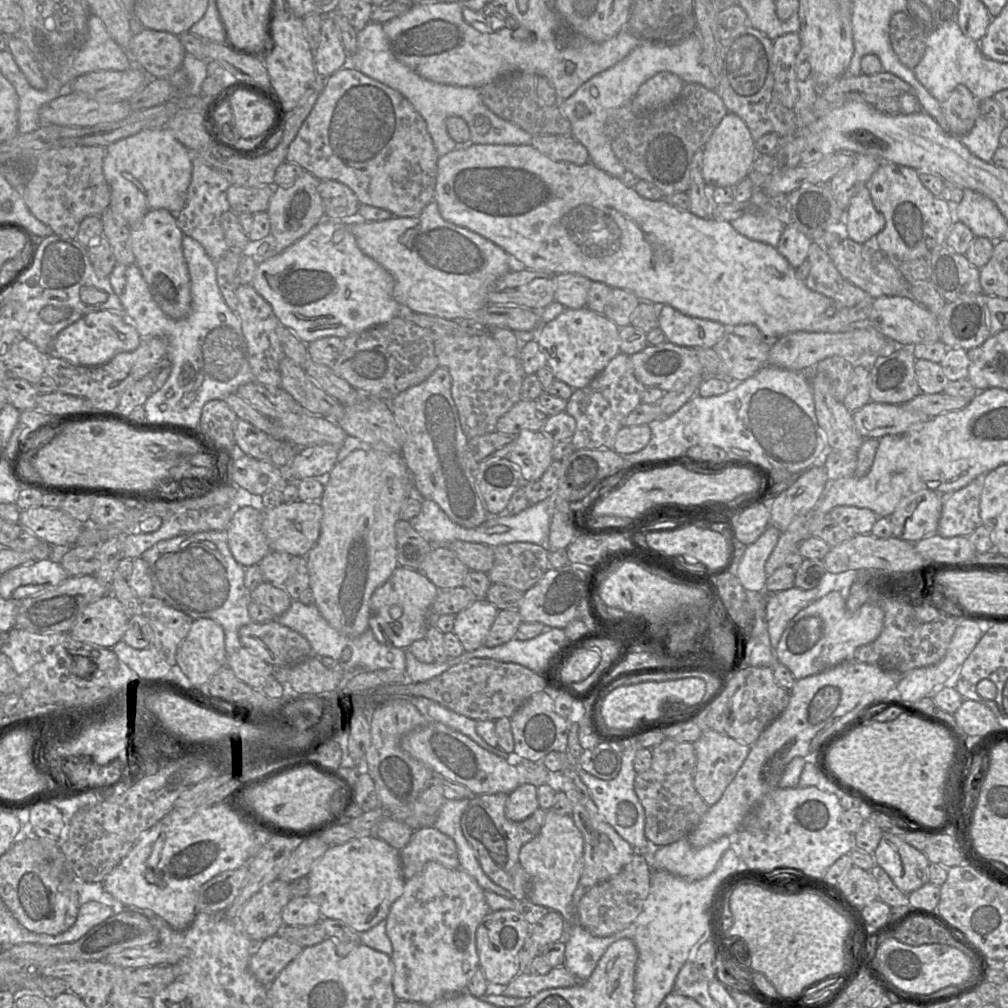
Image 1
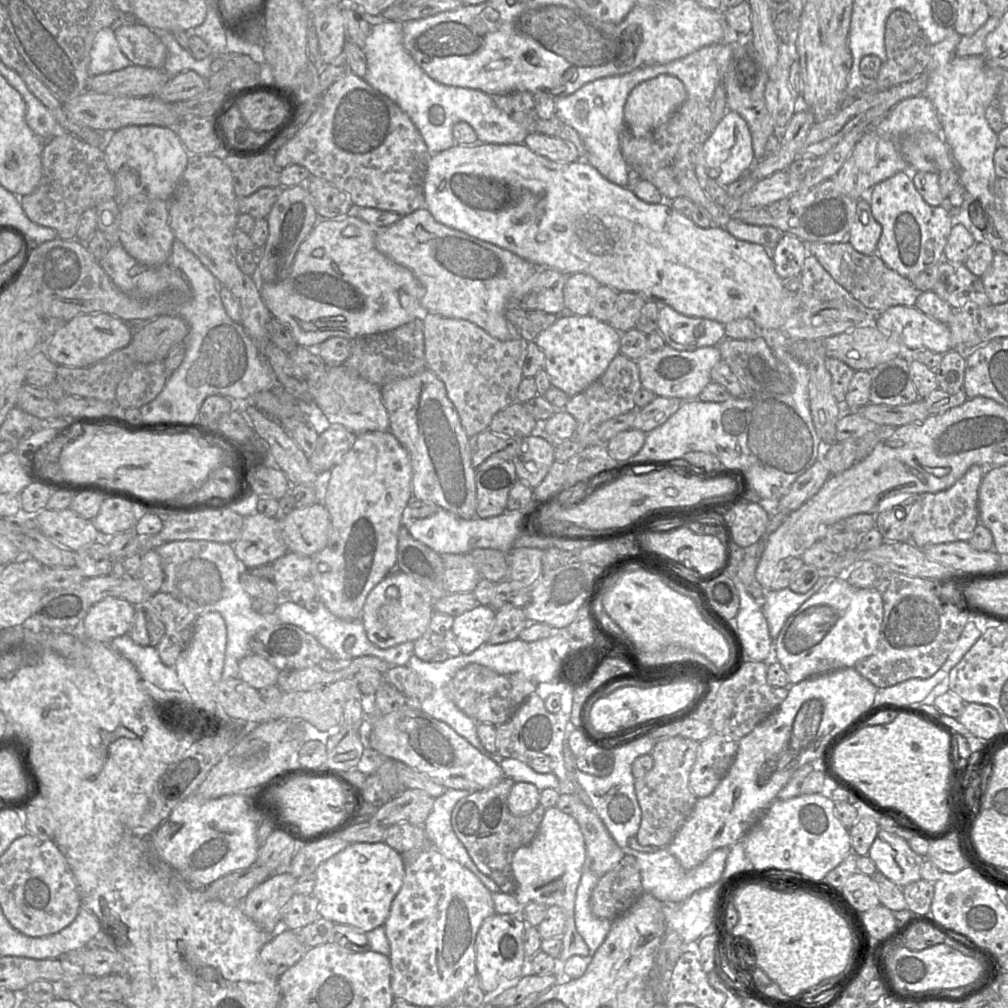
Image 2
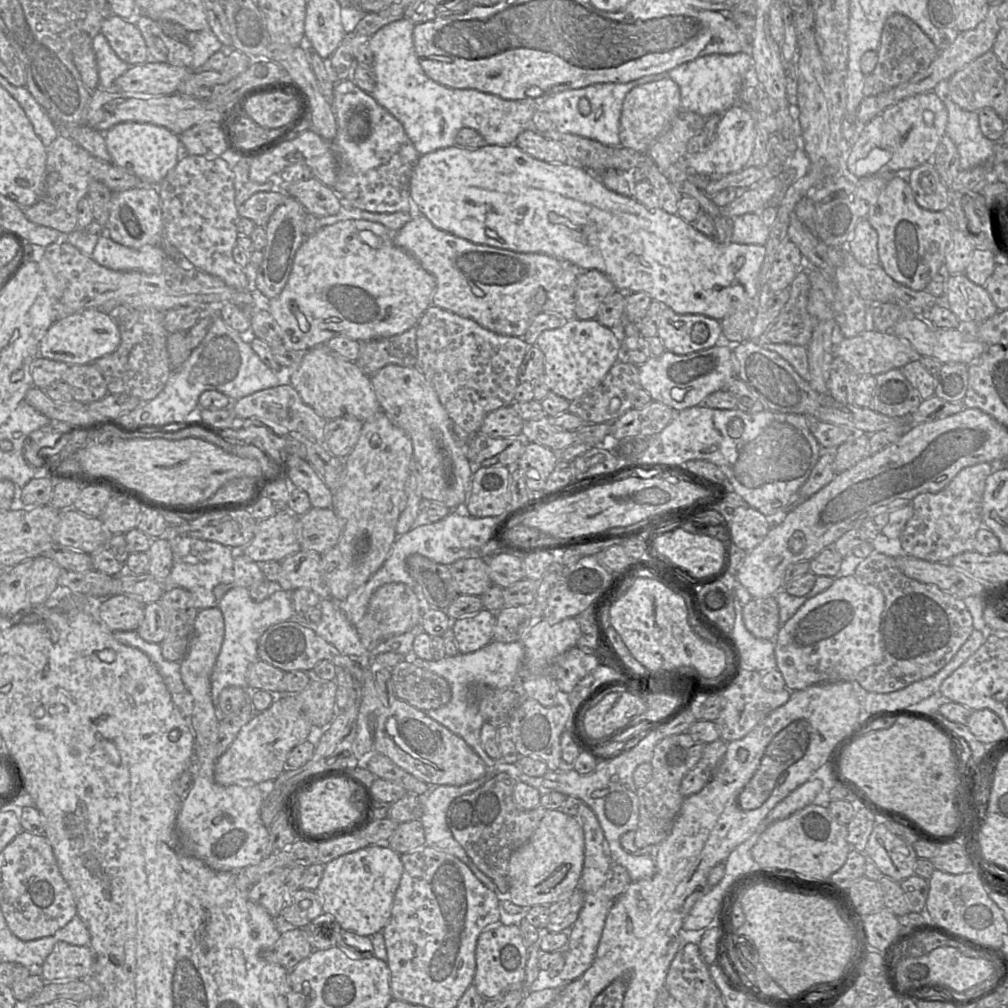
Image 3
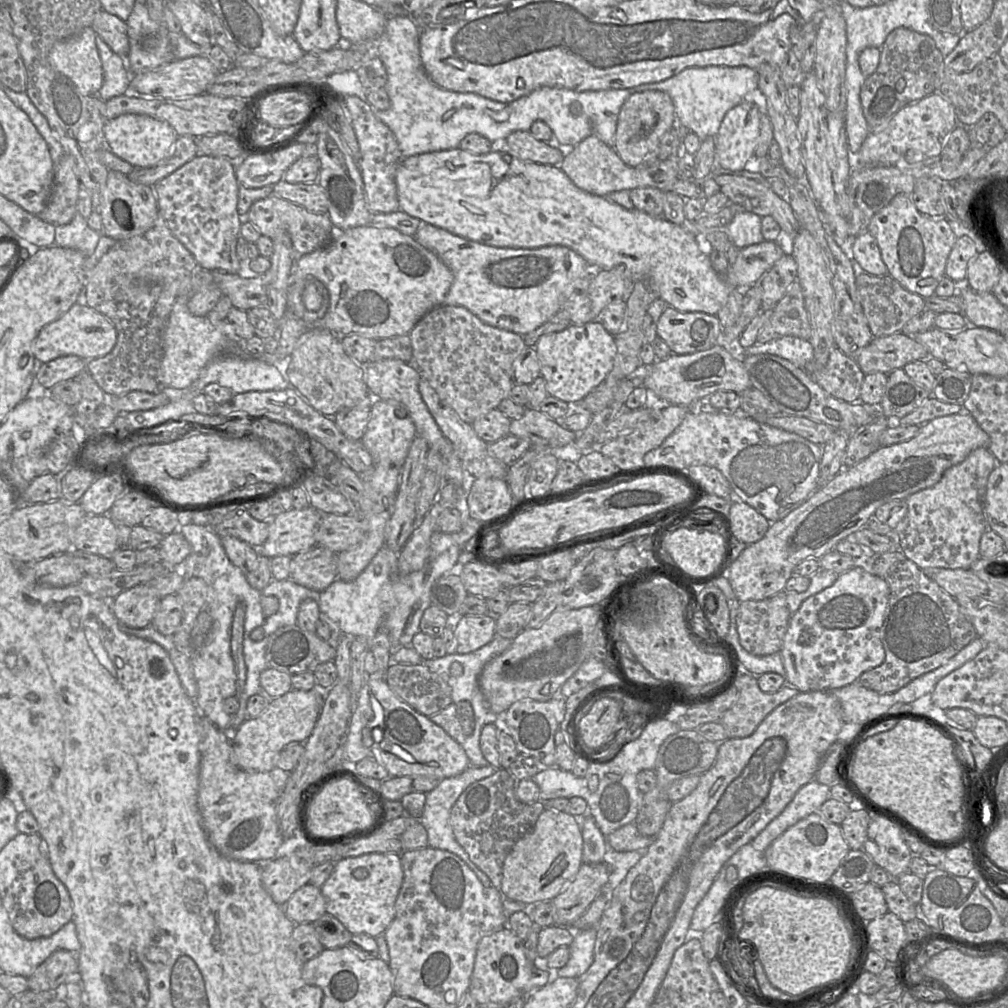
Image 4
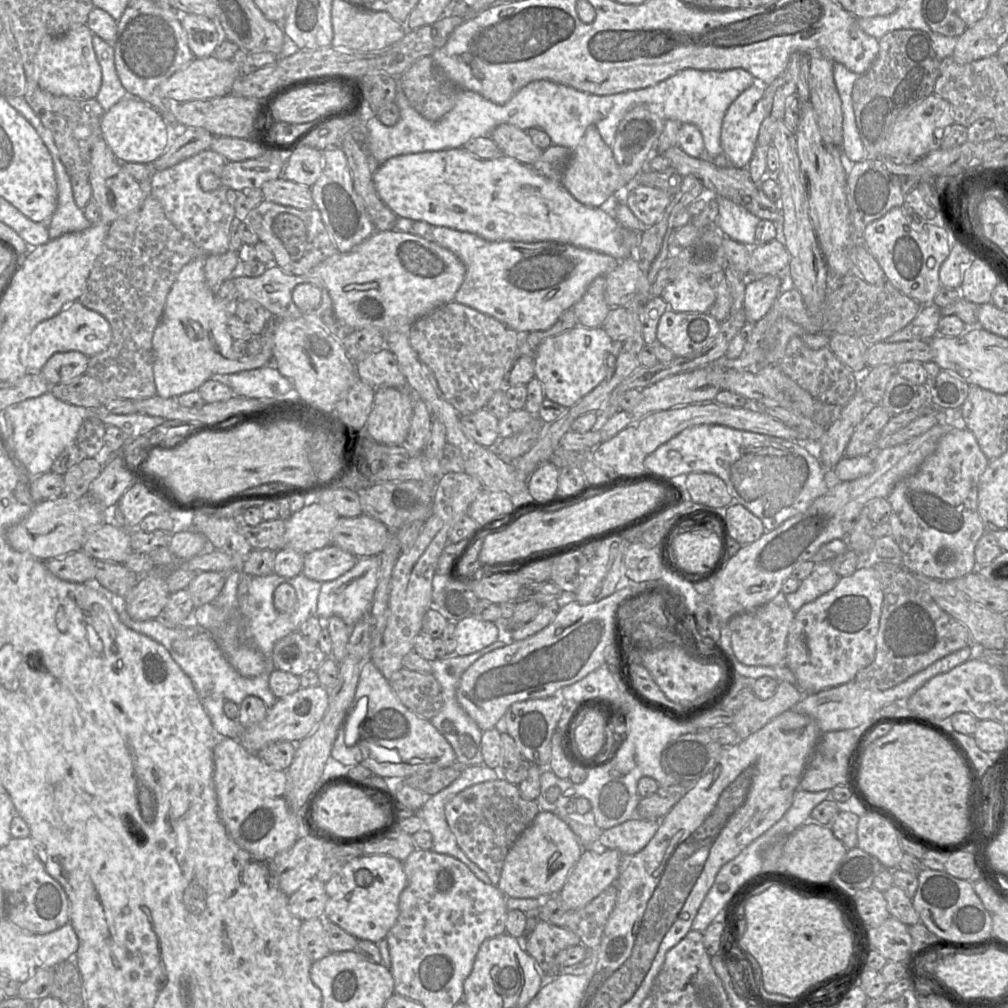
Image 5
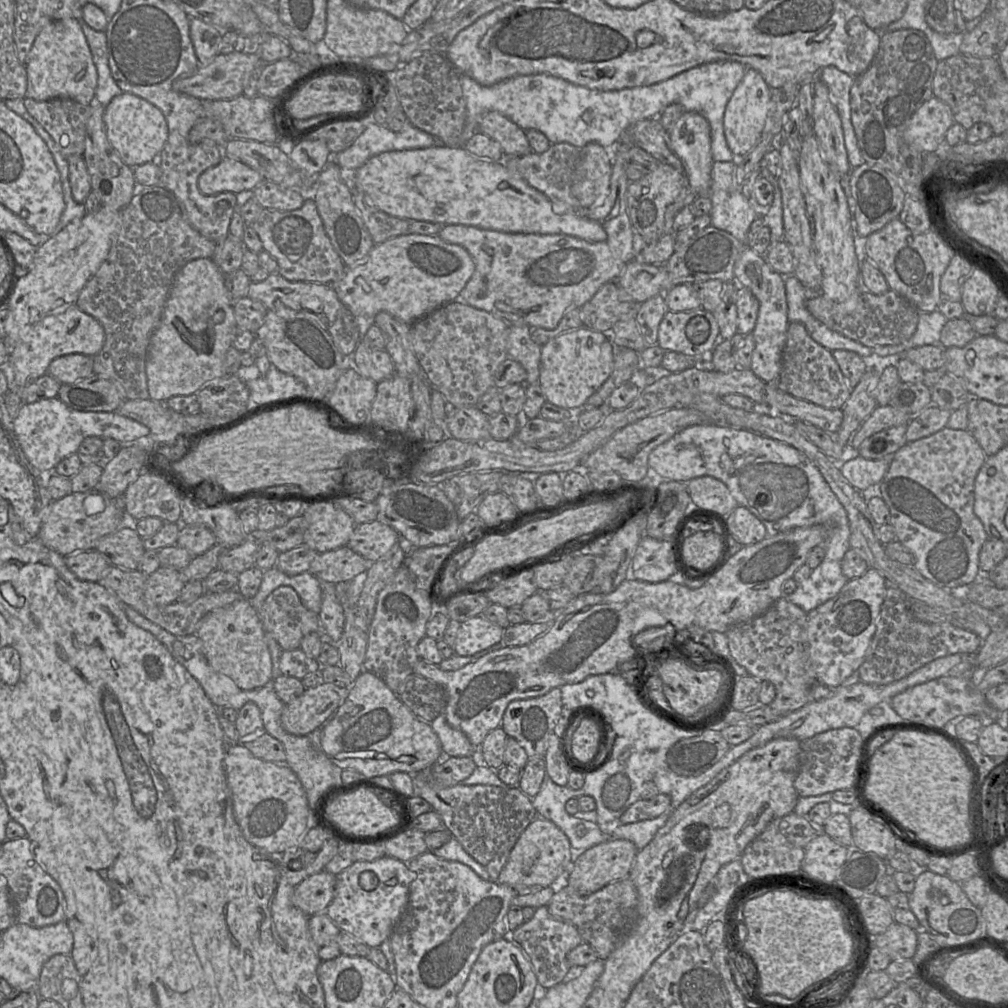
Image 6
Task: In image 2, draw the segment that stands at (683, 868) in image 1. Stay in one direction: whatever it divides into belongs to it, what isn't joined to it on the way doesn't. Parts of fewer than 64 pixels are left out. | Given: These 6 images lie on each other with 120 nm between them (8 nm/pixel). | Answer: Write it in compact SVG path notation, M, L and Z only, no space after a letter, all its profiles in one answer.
M629 847L622 849L625 855L632 855L640 866L642 887L645 893L653 895L661 902L682 903L694 892L717 883L724 872L729 848L713 851L700 865L685 870L668 848L659 848L654 853L642 853Z

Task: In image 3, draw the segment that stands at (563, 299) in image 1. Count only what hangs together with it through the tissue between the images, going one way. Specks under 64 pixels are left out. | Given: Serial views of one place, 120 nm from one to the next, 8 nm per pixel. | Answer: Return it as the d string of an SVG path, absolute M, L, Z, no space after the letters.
M597 270L583 271L576 281L575 314L580 320L595 319L603 300L617 291L613 283Z

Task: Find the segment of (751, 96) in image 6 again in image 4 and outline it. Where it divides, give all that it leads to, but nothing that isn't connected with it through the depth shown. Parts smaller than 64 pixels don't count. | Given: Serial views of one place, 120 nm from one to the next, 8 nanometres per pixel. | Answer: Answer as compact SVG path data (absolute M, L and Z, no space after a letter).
M747 100L725 114L715 136L716 168L737 172L753 164L761 115L757 105Z

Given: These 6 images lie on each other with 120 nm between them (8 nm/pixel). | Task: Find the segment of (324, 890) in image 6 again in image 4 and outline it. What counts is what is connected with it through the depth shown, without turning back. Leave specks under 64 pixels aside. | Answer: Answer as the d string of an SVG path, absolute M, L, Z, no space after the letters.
M307 883L290 897L284 911L295 924L313 923L326 913L326 899L320 888Z

